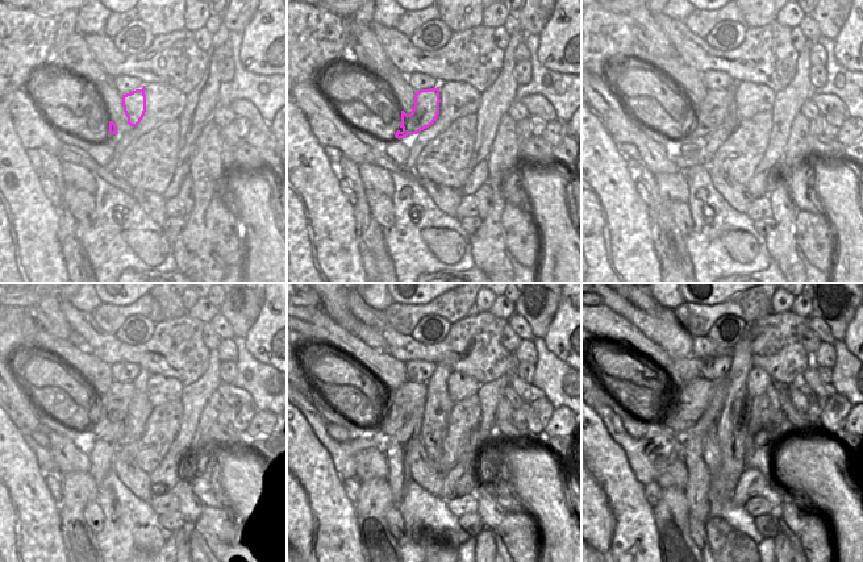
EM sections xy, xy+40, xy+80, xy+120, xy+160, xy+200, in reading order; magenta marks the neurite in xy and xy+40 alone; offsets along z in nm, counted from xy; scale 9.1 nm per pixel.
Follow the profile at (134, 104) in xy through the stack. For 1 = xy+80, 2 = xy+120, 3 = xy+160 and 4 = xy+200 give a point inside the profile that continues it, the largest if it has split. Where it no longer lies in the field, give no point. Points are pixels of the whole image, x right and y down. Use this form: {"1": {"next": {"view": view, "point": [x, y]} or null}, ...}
{"1": {"next": {"view": "xy+80", "point": [711, 113]}}, "2": {"next": {"view": "xy+120", "point": [112, 406]}}, "3": {"next": {"view": "xy+160", "point": [397, 407]}}, "4": {"next": {"view": "xy+200", "point": [680, 412]}}}

